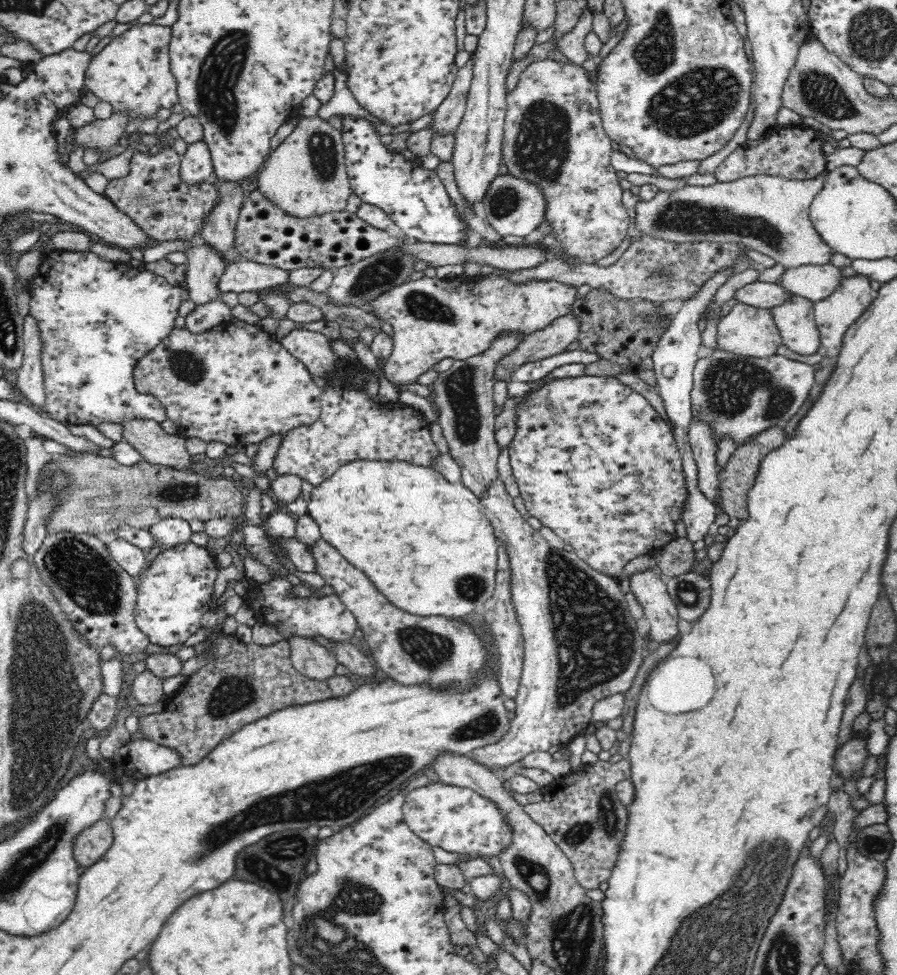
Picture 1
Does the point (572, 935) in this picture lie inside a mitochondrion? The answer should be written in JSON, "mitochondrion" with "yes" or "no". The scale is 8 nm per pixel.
{"mitochondrion":"yes"}

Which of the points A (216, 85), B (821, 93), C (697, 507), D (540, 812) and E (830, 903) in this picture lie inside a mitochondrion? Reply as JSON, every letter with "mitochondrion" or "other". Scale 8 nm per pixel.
{"A":"mitochondrion","B":"mitochondrion","C":"other","D":"other","E":"other"}

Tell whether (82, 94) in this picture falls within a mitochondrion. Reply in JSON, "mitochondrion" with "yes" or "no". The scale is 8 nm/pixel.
{"mitochondrion":"no"}

